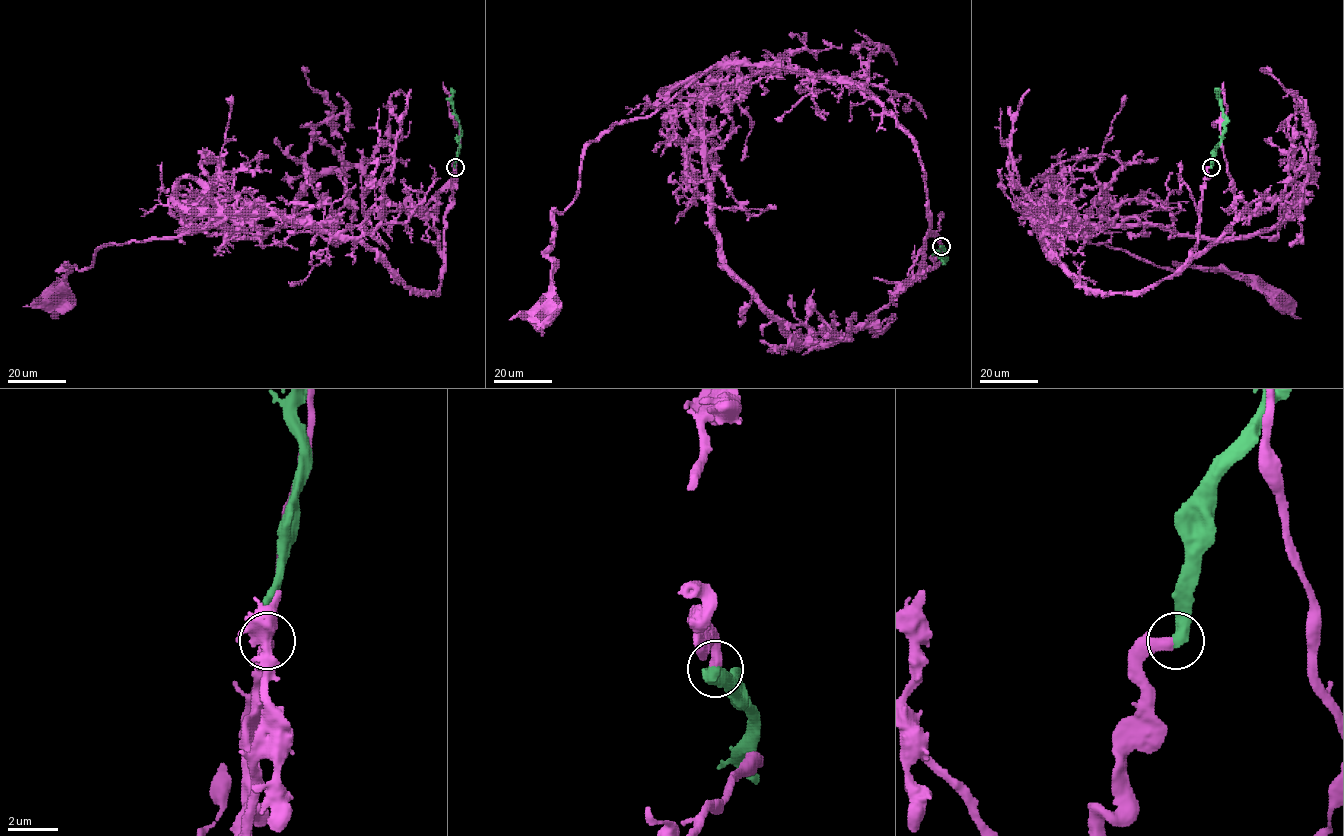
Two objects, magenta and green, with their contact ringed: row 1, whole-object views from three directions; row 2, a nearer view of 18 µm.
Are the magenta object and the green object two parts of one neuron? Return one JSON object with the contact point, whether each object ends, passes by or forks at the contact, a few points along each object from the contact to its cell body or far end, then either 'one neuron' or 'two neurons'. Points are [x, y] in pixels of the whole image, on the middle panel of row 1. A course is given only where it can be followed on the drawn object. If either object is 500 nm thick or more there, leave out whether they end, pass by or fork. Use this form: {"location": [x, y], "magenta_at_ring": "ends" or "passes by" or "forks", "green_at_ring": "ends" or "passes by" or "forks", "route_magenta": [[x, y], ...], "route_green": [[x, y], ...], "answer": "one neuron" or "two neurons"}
{"location": [941, 246], "magenta_at_ring": "ends", "green_at_ring": "ends", "route_magenta": [[941, 246], [915, 142], [864, 89], [714, 65], [587, 146], [576, 198], [552, 210], [539, 315]], "route_green": [[941, 246], [947, 259], [943, 260], [937, 250]], "answer": "one neuron"}

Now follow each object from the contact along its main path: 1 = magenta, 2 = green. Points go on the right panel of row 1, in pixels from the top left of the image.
1: (1211, 167), (1197, 247), (1141, 290), (1081, 287), (1031, 221), (1280, 296)
2: (1211, 167), (1215, 147), (1224, 133), (1225, 120), (1215, 87)

